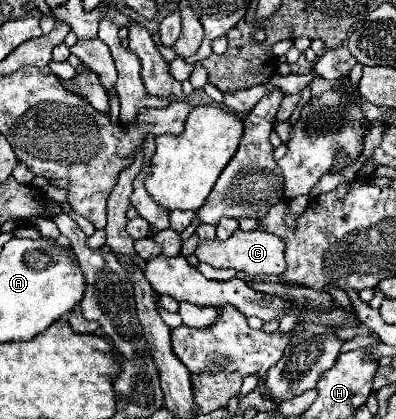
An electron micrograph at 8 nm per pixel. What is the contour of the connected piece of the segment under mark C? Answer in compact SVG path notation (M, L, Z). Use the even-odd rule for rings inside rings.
M238 230L234 232L228 240L200 240L194 256L200 262L210 264L212 268L234 268L238 272L246 272L246 274L282 274L286 264L284 264L284 244L278 236L268 234L268 232L244 232Z

